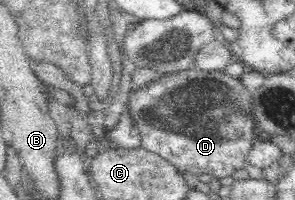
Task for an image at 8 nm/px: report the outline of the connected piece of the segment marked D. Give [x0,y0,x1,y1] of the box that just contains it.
[130,68,257,179]

